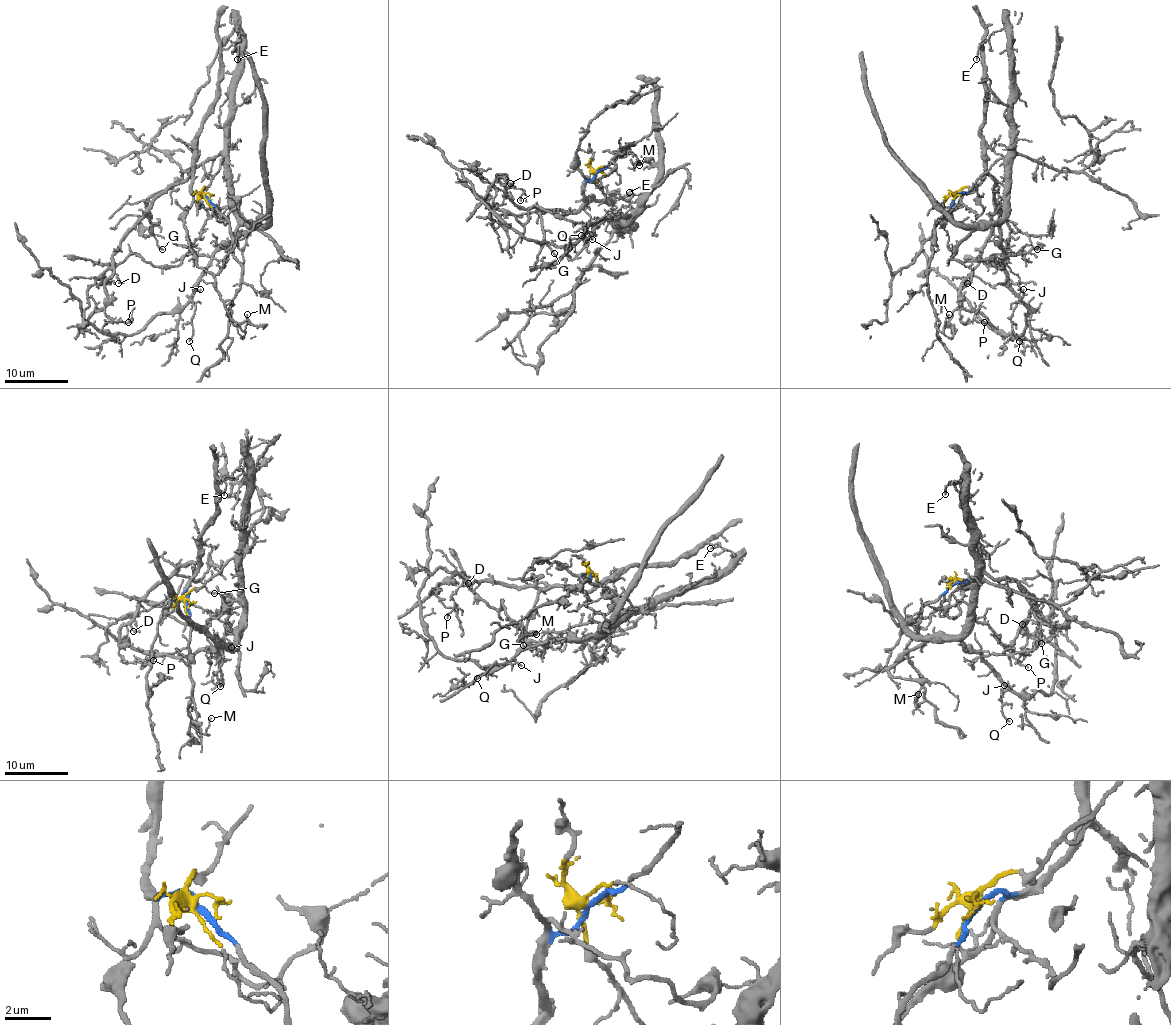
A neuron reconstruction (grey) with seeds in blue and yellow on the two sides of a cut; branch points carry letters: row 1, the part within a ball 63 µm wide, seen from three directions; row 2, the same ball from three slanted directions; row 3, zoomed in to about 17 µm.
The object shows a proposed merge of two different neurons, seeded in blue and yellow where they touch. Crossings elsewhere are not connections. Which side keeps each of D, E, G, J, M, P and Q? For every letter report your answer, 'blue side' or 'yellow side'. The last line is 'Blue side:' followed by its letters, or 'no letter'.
D: blue side
E: blue side
G: blue side
J: yellow side
M: blue side
P: blue side
Q: yellow side
Blue side: D, E, G, M, P

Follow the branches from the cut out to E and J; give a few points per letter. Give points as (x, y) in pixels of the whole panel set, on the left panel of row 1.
E: (204, 196), (191, 189), (197, 130), (215, 97), (221, 51), (234, 45), (237, 59)
J: (204, 196), (204, 186), (224, 159), (229, 207), (236, 213), (237, 232), (213, 254), (193, 294), (201, 289)

